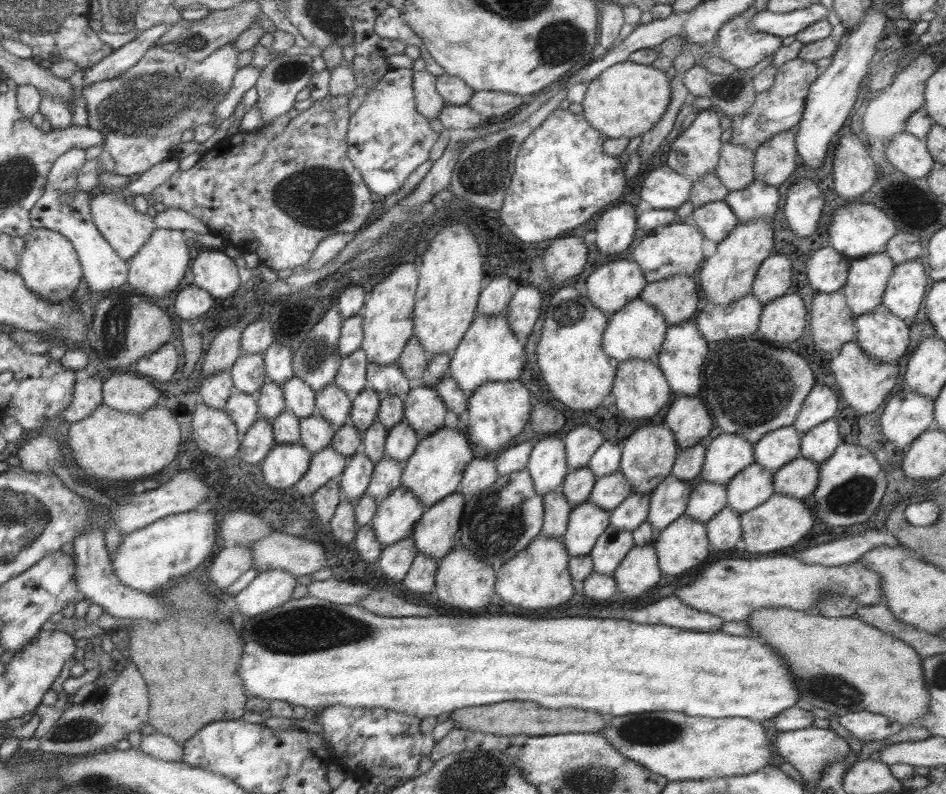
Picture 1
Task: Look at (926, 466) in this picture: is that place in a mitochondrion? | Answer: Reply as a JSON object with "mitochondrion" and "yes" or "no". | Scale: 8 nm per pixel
{"mitochondrion":"no"}

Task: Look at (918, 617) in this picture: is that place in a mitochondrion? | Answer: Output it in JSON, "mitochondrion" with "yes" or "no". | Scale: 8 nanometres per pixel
{"mitochondrion":"no"}

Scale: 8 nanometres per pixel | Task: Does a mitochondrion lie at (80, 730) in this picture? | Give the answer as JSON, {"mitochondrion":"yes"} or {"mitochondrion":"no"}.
{"mitochondrion":"yes"}

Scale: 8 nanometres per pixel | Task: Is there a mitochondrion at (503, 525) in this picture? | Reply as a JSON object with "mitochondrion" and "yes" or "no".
{"mitochondrion":"yes"}

